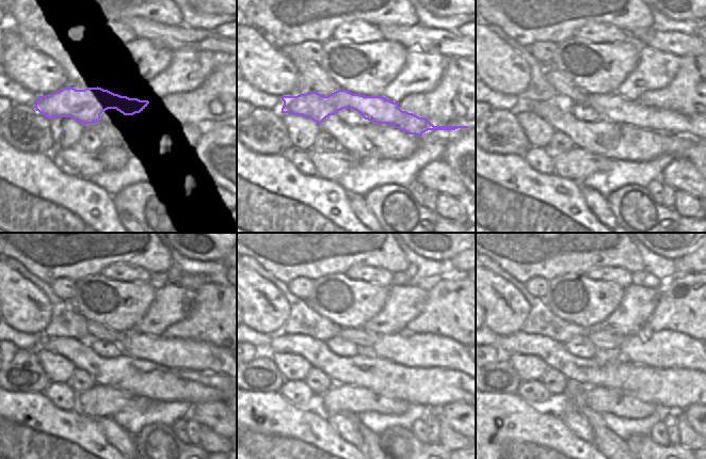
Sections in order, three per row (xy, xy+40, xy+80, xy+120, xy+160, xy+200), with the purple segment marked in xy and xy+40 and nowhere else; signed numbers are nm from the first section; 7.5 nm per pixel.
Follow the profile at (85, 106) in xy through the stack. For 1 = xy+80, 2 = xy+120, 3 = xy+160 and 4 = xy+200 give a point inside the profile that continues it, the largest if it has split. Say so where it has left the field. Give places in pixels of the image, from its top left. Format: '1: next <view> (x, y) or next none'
1: next xy+80 (613, 107)
2: next xy+120 (193, 354)
3: next xy+160 (420, 349)
4: next xy+200 (666, 349)

